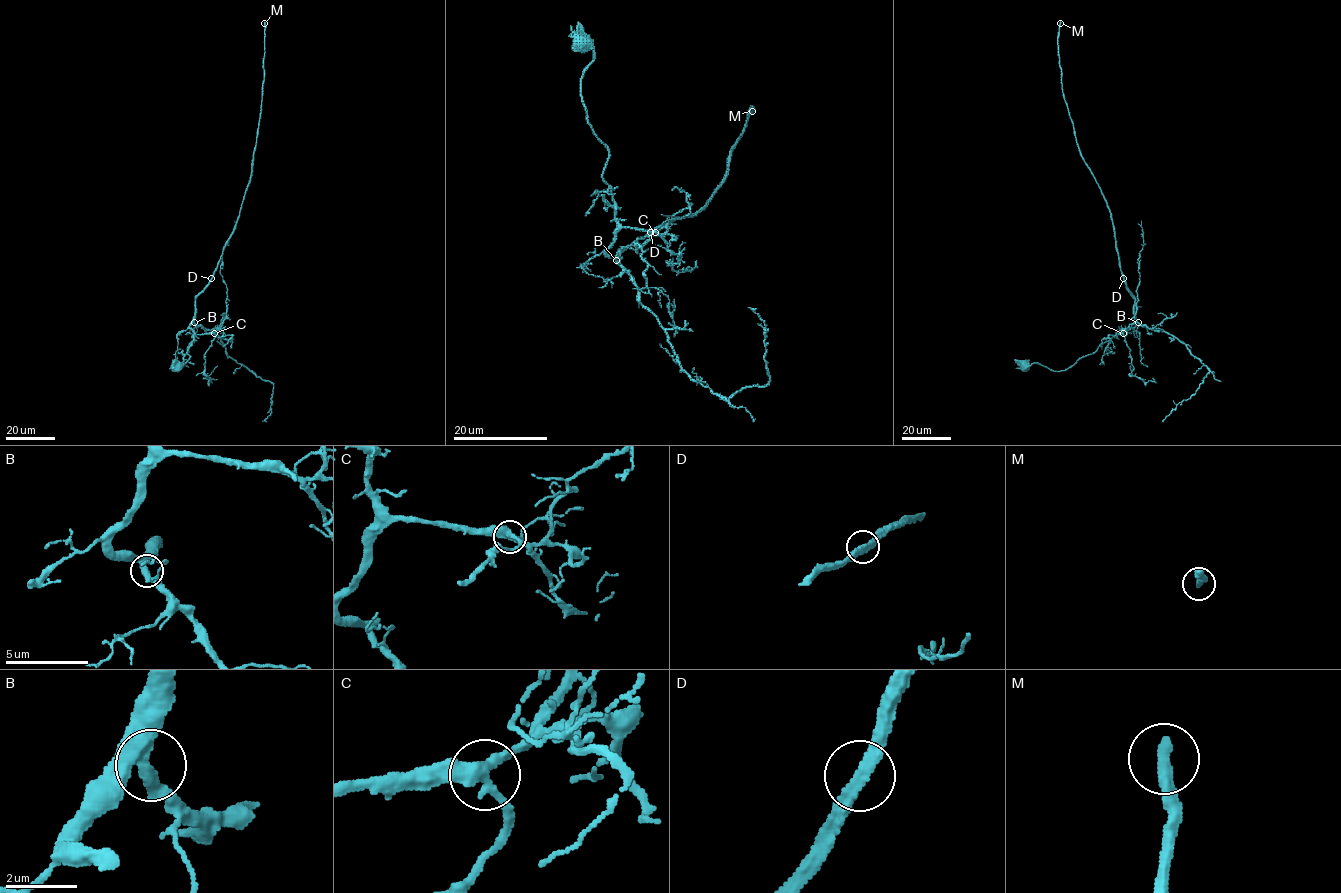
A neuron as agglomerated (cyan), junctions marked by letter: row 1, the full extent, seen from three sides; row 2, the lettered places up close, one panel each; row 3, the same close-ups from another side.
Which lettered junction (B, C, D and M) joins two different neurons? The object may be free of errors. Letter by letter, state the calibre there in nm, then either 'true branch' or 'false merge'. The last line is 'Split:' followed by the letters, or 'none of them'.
B: 360 nm thick; true branch
C: 380 nm thick; true branch
D: 360 nm thick; true branch
M: 400 nm thick; true branch
Split: none of them

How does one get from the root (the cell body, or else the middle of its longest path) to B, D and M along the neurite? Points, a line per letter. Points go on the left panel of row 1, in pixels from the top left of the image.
B: (176, 365), (182, 363), (176, 366), (177, 371), (190, 358), (187, 350), (194, 332), (188, 327), (194, 322)
D: (176, 365), (182, 363), (177, 371), (190, 358), (195, 297), (212, 278)
M: (176, 365), (182, 363), (177, 371), (190, 358), (195, 297), (216, 267), (249, 182), (262, 99), (265, 23)

